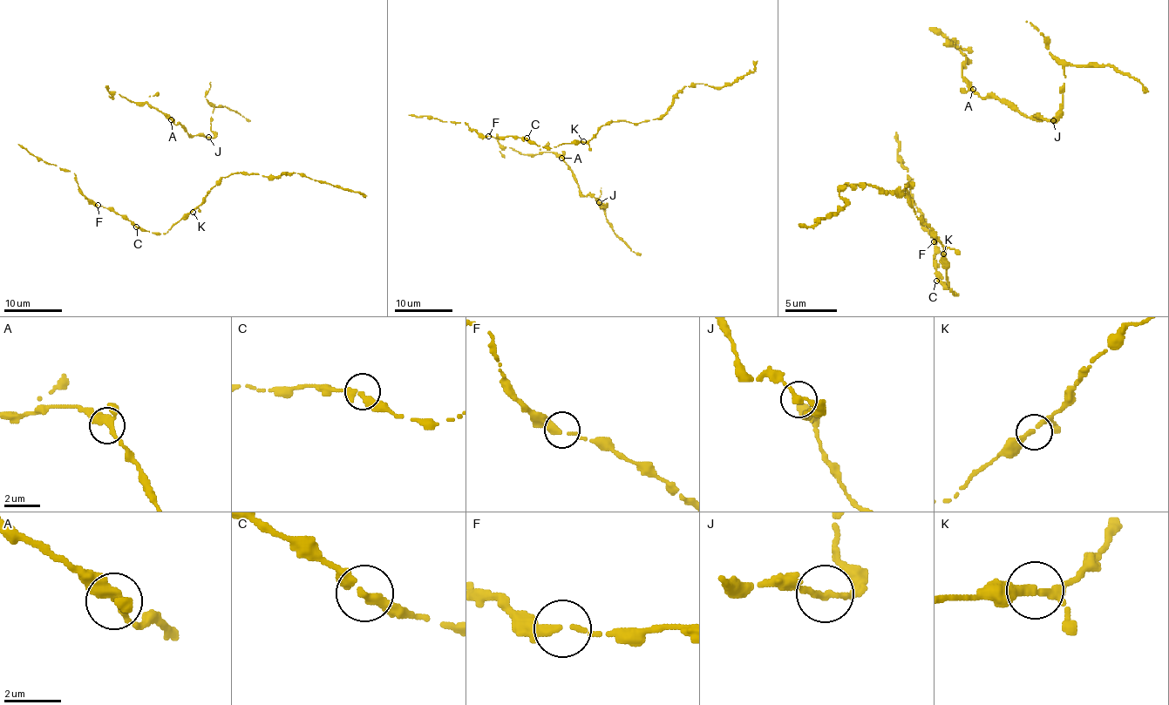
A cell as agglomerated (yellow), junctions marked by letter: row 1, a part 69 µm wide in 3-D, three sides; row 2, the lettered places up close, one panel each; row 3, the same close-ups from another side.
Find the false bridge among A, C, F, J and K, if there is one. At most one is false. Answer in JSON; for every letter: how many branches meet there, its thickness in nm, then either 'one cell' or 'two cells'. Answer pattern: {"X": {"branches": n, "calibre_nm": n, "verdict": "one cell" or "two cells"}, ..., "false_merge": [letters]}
{"A": {"branches": 3, "calibre_nm": 320, "verdict": "one cell"}, "C": {"branches": 2, "calibre_nm": 320, "verdict": "one cell"}, "F": {"branches": 2, "calibre_nm": 280, "verdict": "one cell"}, "J": {"branches": 2, "calibre_nm": 240, "verdict": "one cell"}, "K": {"branches": 2, "calibre_nm": 280, "verdict": "one cell"}, "false_merge": []}

